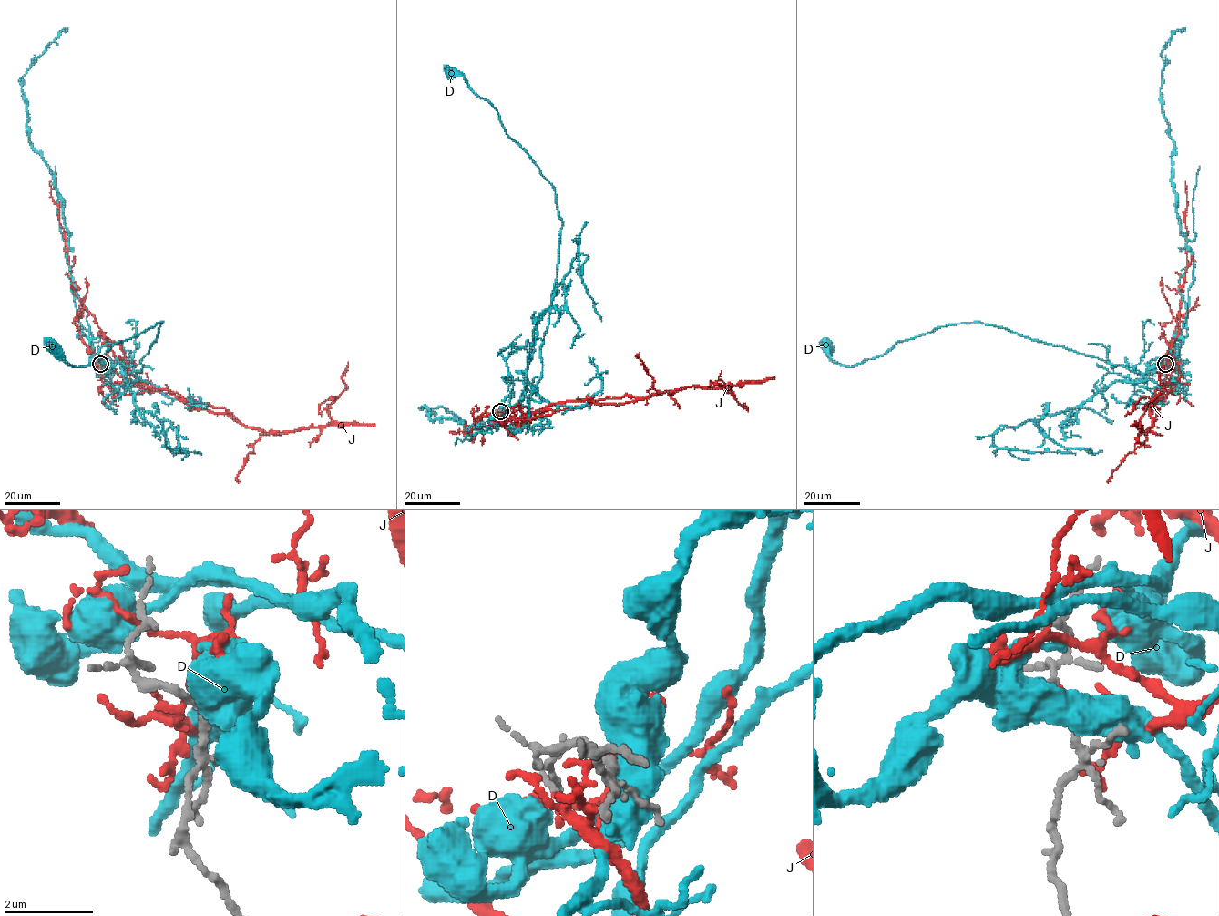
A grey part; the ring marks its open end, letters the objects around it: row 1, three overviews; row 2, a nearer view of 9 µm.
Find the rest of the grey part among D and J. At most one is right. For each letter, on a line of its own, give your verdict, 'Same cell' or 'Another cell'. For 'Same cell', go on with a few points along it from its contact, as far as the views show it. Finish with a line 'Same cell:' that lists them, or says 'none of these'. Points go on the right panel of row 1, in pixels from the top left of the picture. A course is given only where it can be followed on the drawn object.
D: Another cell
J: Another cell
Same cell: none of these

